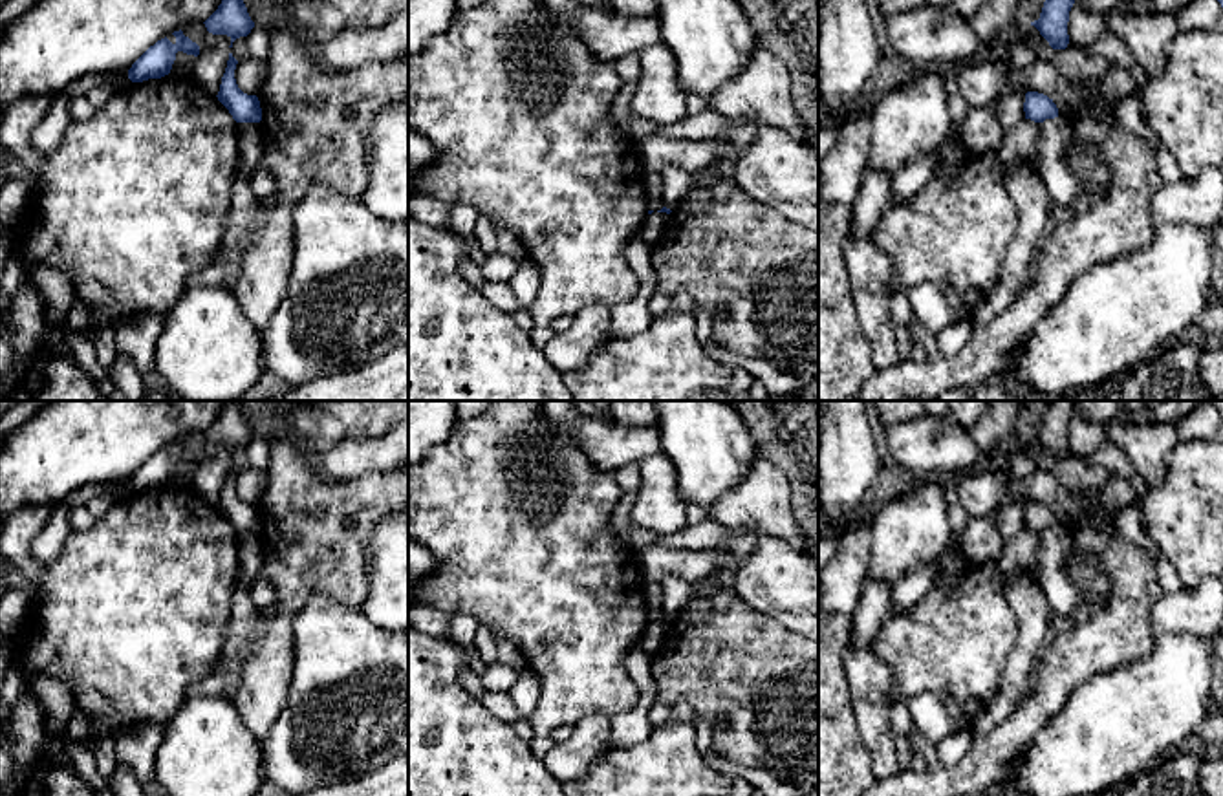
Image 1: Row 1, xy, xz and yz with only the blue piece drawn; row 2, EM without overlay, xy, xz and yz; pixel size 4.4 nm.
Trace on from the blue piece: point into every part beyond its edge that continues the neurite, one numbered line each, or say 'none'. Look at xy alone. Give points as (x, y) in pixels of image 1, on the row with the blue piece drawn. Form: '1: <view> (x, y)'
none

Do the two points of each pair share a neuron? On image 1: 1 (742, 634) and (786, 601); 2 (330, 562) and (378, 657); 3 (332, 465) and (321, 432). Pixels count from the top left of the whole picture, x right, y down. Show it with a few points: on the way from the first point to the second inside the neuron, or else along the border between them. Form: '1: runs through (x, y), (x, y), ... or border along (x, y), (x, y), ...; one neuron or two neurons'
1: border along (733, 588), (757, 610), (799, 634); two neurons
2: border along (312, 591), (323, 591), (359, 610); two neurons
3: border along (368, 438), (341, 440), (313, 458); two neurons

